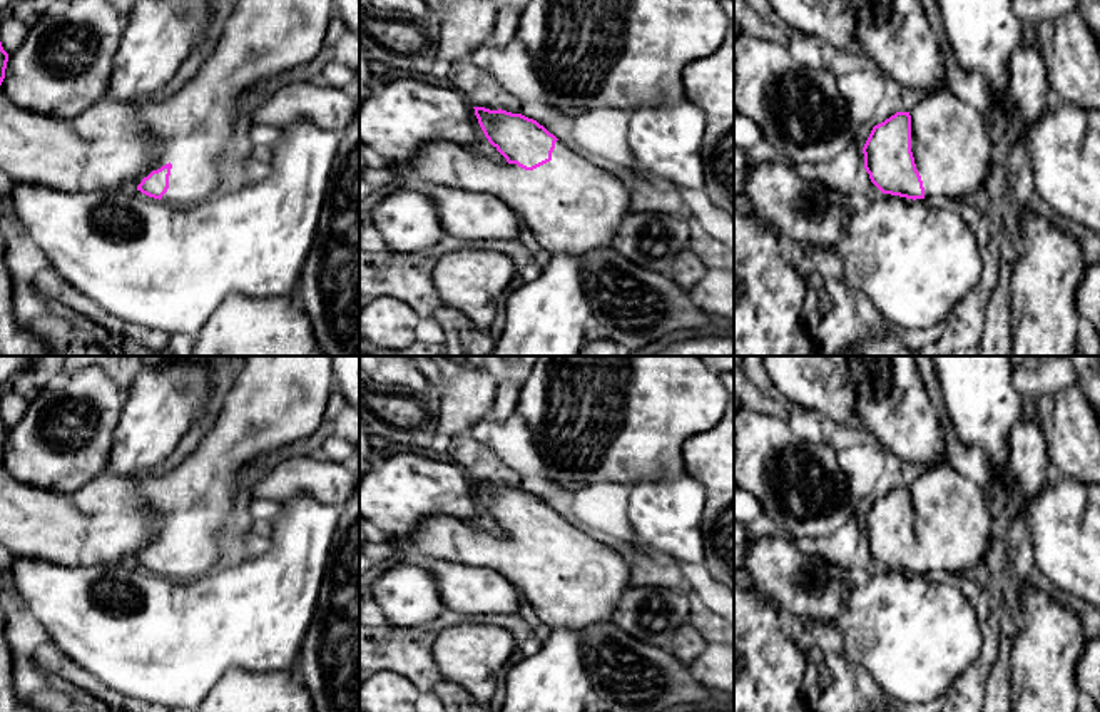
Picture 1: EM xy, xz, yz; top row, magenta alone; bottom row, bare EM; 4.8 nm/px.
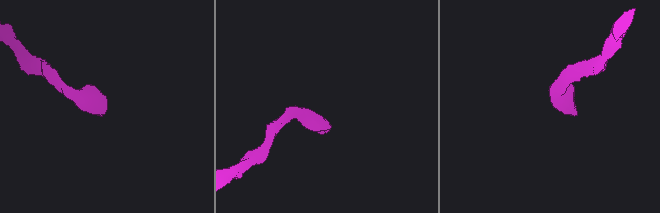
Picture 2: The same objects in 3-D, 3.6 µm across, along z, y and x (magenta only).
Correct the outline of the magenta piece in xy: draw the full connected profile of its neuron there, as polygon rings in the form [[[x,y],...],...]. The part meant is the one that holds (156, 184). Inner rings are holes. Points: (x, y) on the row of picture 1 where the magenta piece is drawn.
[[[237,0],[211,57],[192,80],[164,102],[105,97],[74,119],[55,119],[13,104],[0,89],[0,170],[12,182],[42,184],[64,192],[114,191],[135,184],[142,194],[177,207],[202,202],[217,191],[217,162],[224,157],[234,122],[244,115],[241,100],[257,84],[314,60],[333,15],[333,0]]]

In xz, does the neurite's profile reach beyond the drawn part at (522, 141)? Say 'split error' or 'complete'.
split error

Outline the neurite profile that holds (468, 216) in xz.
[[[426,184],[425,194],[436,206],[445,234],[460,241],[518,239],[518,214],[488,192],[471,192]]]

